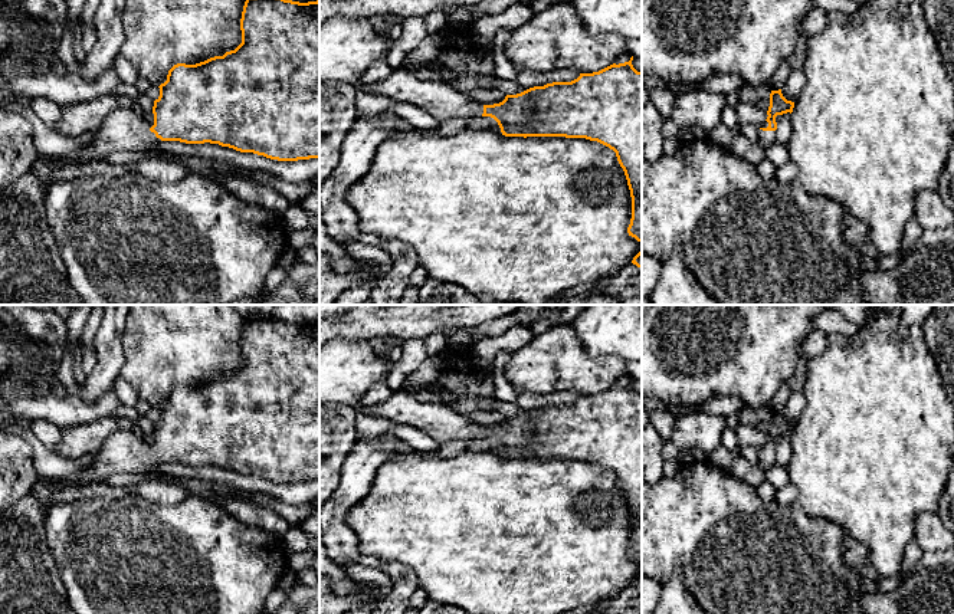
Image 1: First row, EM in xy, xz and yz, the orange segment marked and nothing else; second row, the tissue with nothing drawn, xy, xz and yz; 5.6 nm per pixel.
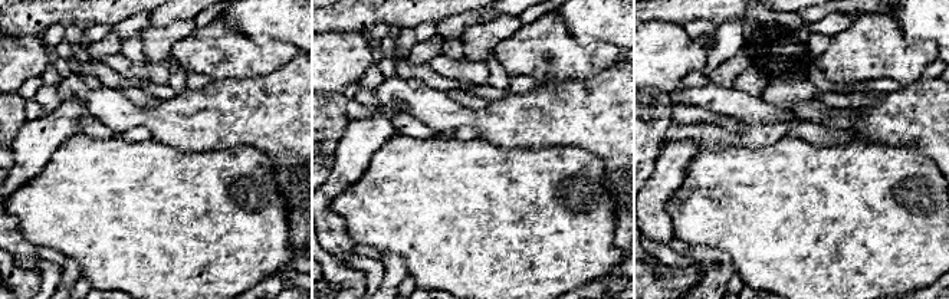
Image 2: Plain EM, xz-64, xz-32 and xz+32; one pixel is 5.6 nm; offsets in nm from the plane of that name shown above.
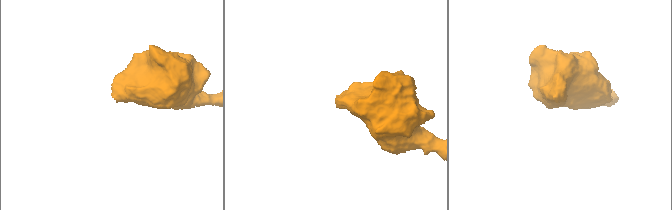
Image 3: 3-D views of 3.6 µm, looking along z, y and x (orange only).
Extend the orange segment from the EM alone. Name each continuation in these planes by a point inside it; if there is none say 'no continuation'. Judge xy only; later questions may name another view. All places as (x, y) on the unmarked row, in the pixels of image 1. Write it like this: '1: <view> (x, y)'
1: xy (123, 452)

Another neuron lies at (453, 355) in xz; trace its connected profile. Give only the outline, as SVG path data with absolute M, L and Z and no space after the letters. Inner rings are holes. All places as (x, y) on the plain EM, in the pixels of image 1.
M446 347L445 349L448 352L448 365L445 370L455 370L455 371L460 371L458 368L458 361L459 359L465 359L466 361L466 365L468 365L468 374L478 374L476 370L475 370L475 364L472 361L472 355L469 352L469 348L468 349L453 349L453 348L449 348Z

